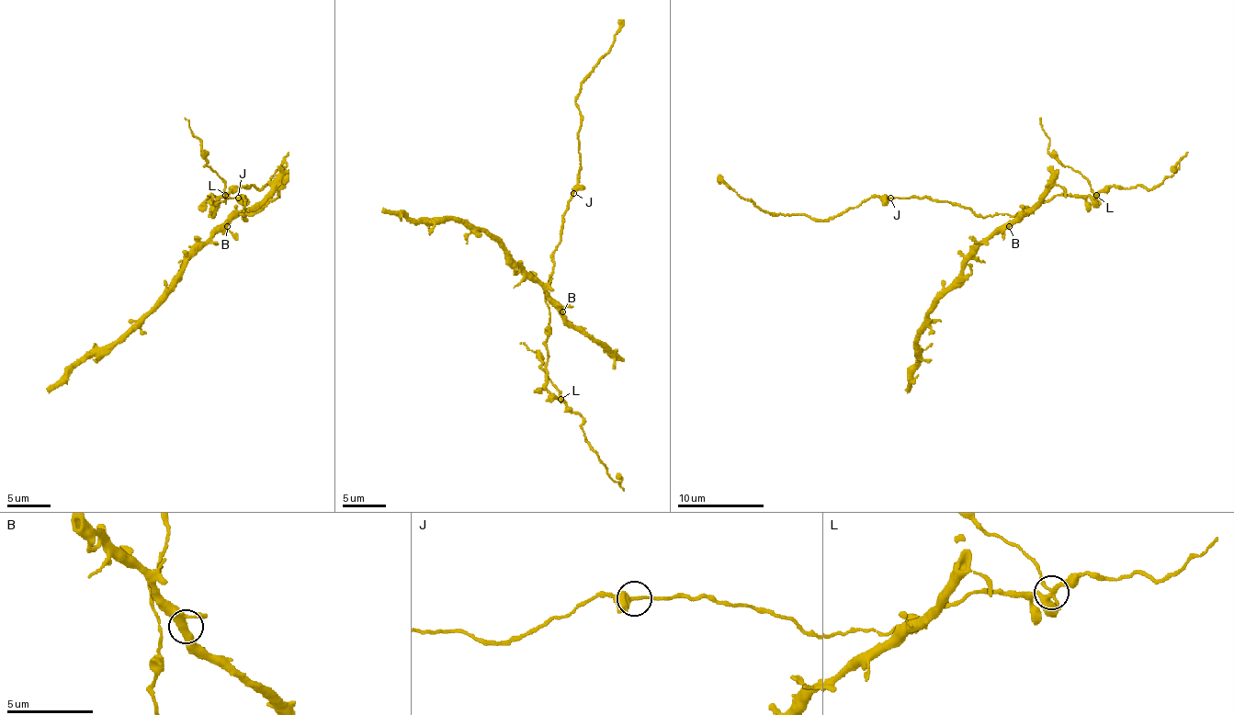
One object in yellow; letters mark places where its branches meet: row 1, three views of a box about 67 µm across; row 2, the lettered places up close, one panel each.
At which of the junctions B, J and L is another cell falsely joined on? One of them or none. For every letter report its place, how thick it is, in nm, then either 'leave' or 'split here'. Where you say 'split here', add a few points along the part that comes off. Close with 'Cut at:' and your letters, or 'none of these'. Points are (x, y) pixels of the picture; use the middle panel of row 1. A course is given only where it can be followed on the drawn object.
B: place (562, 312); calibre 400 nm; leave
J: place (573, 193); calibre 320 nm; leave
L: place (560, 399); calibre 240 nm; split here; course (560, 398), (560, 391), (541, 366), (537, 350), (535, 353), (519, 342)
Cut at: L

